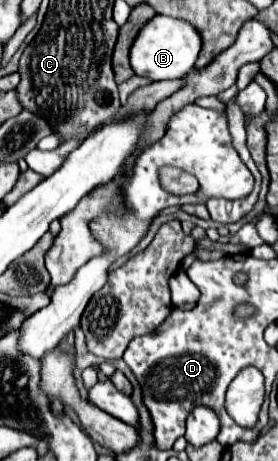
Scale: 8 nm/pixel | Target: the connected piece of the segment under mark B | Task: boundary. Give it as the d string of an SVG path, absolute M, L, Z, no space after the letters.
M156 16L140 28L140 34L132 42L130 48L130 66L138 76L148 80L176 80L184 78L192 68L200 54L200 34L196 28L184 20L170 18L170 16Z

